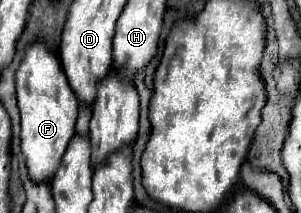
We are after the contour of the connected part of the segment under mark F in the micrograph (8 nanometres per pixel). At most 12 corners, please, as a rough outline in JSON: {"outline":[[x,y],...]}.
{"outline":[[31,43],[17,71],[21,151],[51,181],[79,101],[61,61]]}

